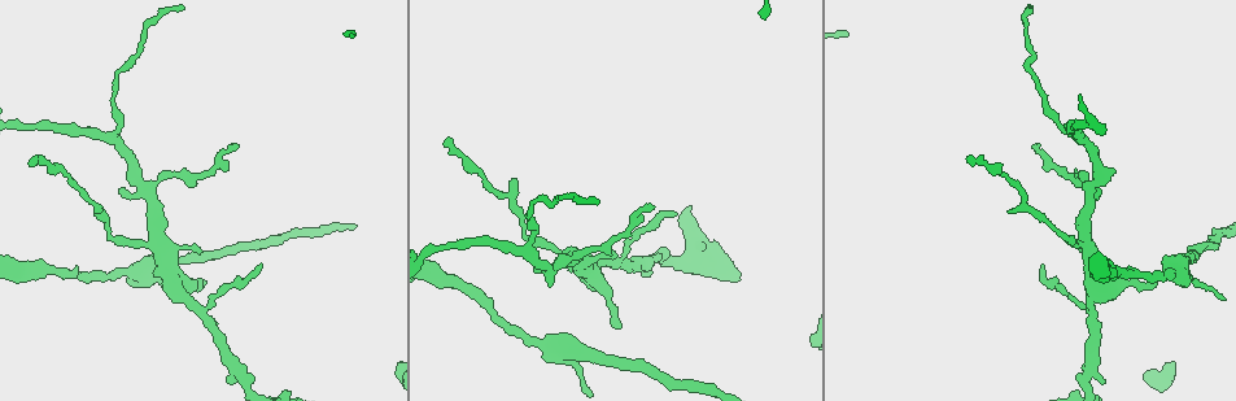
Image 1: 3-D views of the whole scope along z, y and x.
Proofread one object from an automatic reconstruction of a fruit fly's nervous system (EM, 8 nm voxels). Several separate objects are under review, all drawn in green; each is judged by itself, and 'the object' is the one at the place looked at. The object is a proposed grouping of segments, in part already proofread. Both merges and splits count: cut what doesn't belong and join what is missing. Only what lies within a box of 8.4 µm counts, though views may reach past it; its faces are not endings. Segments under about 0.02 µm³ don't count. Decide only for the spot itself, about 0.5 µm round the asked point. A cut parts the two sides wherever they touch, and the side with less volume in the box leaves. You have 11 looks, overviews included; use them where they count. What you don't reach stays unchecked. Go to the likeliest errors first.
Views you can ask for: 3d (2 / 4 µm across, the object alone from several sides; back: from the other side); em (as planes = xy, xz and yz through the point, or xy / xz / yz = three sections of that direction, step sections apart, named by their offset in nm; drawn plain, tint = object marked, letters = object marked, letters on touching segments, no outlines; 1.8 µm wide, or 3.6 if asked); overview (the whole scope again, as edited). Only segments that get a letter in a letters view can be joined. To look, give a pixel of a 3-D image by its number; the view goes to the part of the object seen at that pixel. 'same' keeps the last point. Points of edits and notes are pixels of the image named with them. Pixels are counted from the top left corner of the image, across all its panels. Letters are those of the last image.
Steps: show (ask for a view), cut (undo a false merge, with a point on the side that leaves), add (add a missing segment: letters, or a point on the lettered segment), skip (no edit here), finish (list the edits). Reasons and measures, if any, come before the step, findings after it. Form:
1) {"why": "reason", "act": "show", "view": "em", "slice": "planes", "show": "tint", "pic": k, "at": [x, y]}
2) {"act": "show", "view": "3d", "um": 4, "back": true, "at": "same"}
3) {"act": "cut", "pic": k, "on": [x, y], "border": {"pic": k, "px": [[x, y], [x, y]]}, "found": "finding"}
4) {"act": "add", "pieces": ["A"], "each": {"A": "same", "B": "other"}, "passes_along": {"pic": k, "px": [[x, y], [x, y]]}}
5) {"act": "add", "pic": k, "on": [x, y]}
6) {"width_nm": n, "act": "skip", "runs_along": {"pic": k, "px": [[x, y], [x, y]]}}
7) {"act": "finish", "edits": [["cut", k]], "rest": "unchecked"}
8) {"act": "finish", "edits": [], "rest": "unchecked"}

{"why": "long arm stops here", "act": "show", "view": "em", "slice": "planes", "show": "plain", "pic": 1, "at": [447, 140]}

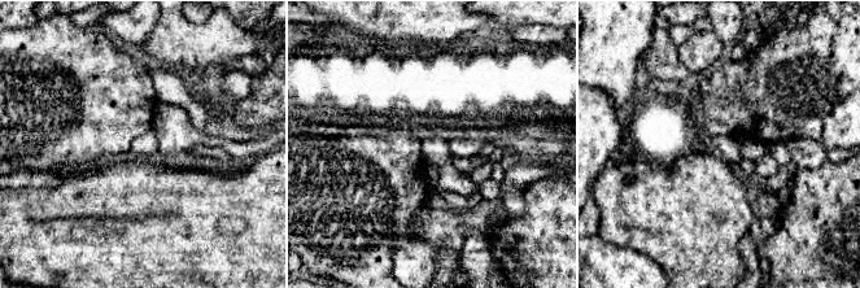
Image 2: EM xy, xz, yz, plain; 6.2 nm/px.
{"act": "show", "view": "em", "slice": "planes", "show": "letters", "at": "same"}

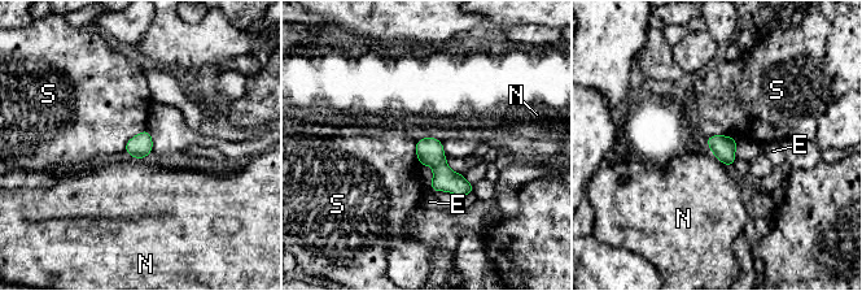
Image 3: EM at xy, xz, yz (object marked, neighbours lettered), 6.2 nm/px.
{"act": "skip", "each": {"E": "other", "N": "other", "S": "other"}, "found": "no lettered segment goes on from it"}

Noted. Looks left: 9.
{"why": "an open end", "act": "show", "view": "3d", "um": 4, "pic": 1, "at": [120, 190]}

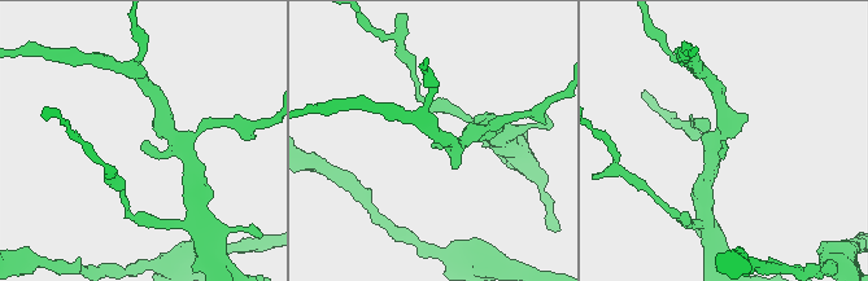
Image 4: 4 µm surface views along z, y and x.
{"act": "show", "view": "em", "slice": "yz", "step": 16, "show": "letters", "pic": 4, "at": [143, 147]}

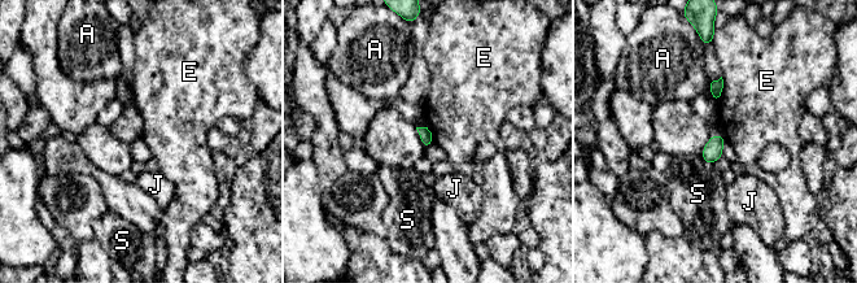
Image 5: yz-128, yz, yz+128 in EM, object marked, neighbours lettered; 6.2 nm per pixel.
{"why": "another direction", "act": "show", "view": "em", "slice": "planes", "show": "letters", "at": "same"}

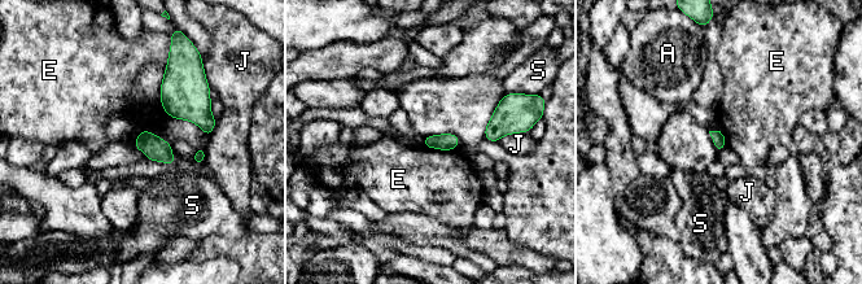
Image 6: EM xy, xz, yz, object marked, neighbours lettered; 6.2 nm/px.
{"act": "skip", "each": {"A": "other", "E": "other", "J": "other", "S": "other"}, "border": {"pic": 6, "px": [[424, 145], [451, 151]]}, "found": "no lettered segment goes on from it"}

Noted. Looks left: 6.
{"why": "an open end", "act": "show", "view": "3d", "um": 4, "pic": 1, "at": [619, 329]}

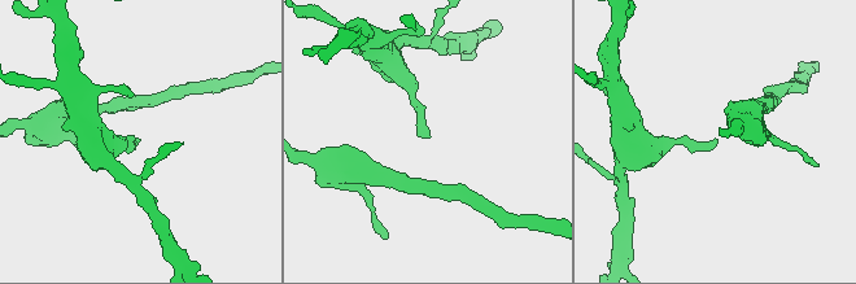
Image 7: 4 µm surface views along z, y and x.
{"act": "show", "view": "em", "slice": "xy", "step": 8, "show": "letters", "pic": 7, "at": [136, 140]}

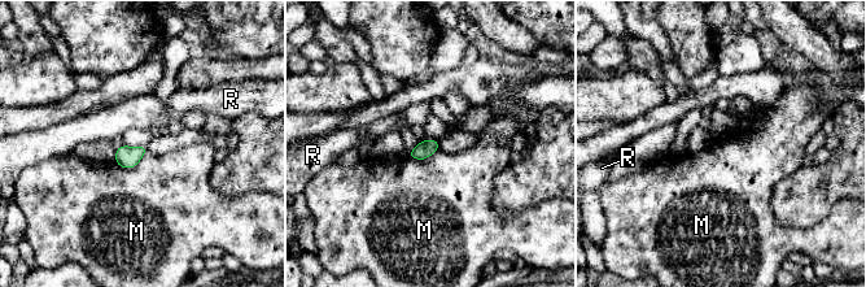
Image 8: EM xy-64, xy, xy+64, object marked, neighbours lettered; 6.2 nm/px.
{"width_nm": 110, "act": "skip", "each": {"M": "other", "R": "other"}, "found": "none of them fits"}

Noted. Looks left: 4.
{"why": "thin neck", "act": "show", "view": "3d", "um": 2, "pic": 1, "at": [495, 314]}

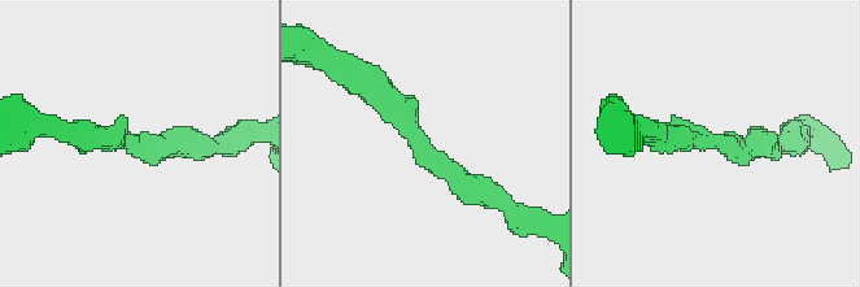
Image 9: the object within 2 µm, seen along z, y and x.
{"arm_widths_nm": [180, 190], "act": "show", "view": "em", "um": 3.6, "slice": "yz", "step": 16, "show": "tint", "pic": 9, "at": [132, 142]}

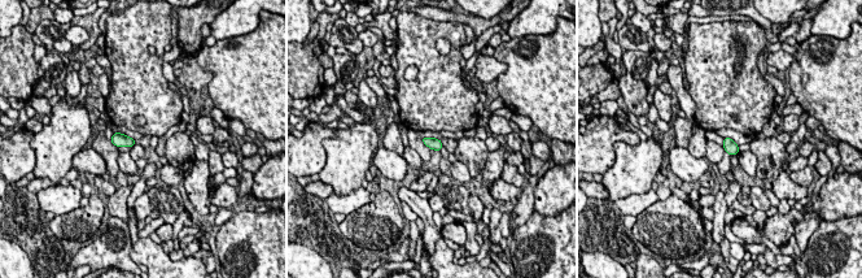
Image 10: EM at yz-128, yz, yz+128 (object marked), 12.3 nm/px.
{"why": "what lies round it", "act": "show", "view": "em", "um": 3.6, "slice": "yz", "step": 16, "show": "letters", "at": "same"}

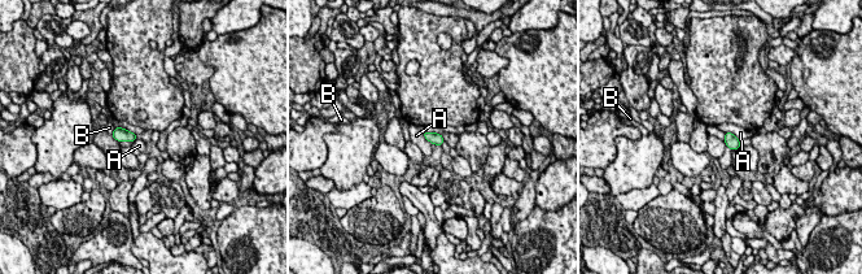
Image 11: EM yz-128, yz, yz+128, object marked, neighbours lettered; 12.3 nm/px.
{"act": "skip", "each": {"A": "other", "B": "other"}, "border": {"pic": 11, "px": [[725, 133], [731, 133], [739, 140]]}, "found": "one neuron here"}

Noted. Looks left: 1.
{"act": "finish", "edits": [], "rest": "unchecked"}

